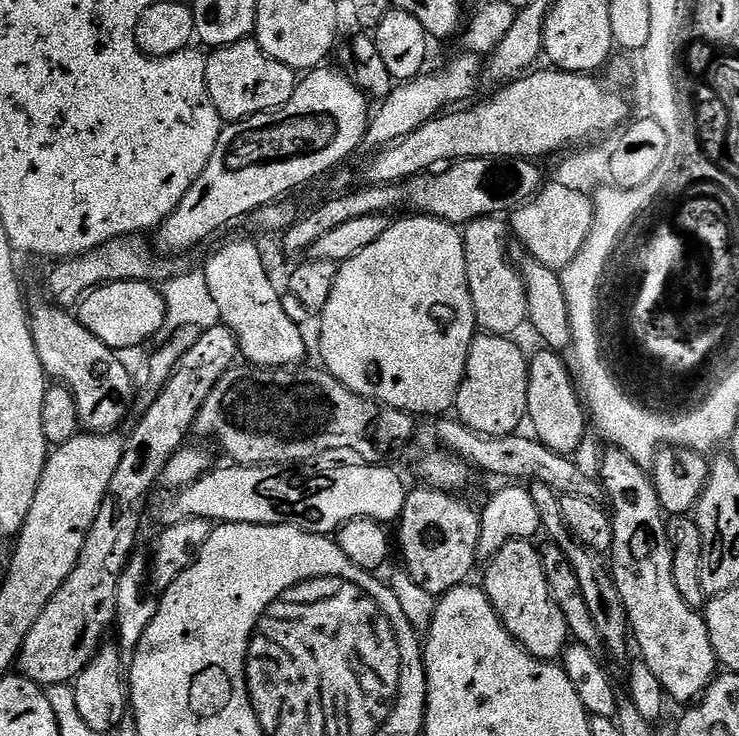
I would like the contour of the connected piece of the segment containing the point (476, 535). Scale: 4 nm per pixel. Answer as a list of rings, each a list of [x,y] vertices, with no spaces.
[[[423,486],[412,488],[406,498],[406,506],[402,510],[398,527],[400,527],[400,540],[398,536],[398,552],[404,555],[403,567],[430,595],[437,598],[449,592],[451,588],[458,588],[469,579],[472,567],[478,563],[476,551],[480,541],[480,512],[472,509],[464,500],[459,500],[459,495],[449,494],[447,491]]]

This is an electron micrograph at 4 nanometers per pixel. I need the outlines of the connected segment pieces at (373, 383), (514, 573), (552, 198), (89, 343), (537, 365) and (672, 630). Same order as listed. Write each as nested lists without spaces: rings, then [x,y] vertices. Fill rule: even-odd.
[[[412,214],[409,220],[389,223],[382,238],[371,246],[366,246],[362,254],[354,254],[354,258],[345,260],[339,265],[334,290],[330,294],[330,302],[326,302],[323,312],[319,313],[320,320],[320,356],[323,367],[331,376],[338,378],[338,382],[346,385],[351,392],[365,396],[368,400],[375,400],[377,404],[386,408],[395,408],[397,412],[407,412],[417,418],[432,416],[440,418],[453,411],[458,390],[464,381],[468,355],[472,349],[472,341],[478,335],[476,322],[476,307],[472,301],[472,291],[468,285],[468,263],[464,249],[464,233],[457,225],[448,224],[444,220],[435,220],[433,216]]]
[[[511,540],[506,542],[506,546],[502,546],[502,550],[498,550],[498,554],[491,557],[490,563],[492,564],[488,568],[488,573],[484,576],[482,581],[482,587],[487,592],[496,612],[500,615],[500,620],[503,621],[508,633],[518,641],[519,644],[531,655],[537,656],[540,660],[551,660],[553,662],[559,661],[564,655],[564,649],[568,647],[570,643],[570,633],[566,626],[566,618],[562,618],[562,610],[558,606],[558,602],[554,602],[554,598],[550,594],[550,582],[546,582],[546,570],[542,570],[542,558],[540,557],[540,548],[535,545],[532,540]]]
[[[557,182],[541,187],[533,200],[521,204],[510,216],[511,231],[528,247],[527,255],[542,262],[542,266],[557,270],[569,267],[574,262],[596,222],[593,197],[578,190],[570,190]]]
[[[45,302],[30,312],[32,337],[45,373],[72,391],[80,427],[88,434],[112,434],[132,408],[132,376],[117,353],[106,346],[71,311]]]
[[[543,350],[531,357],[528,365],[528,415],[536,427],[535,439],[550,450],[563,456],[575,457],[584,444],[584,435],[590,432],[590,420],[586,415],[586,404],[581,389],[574,379],[573,369],[559,352]],[[569,366],[569,369],[568,369]],[[585,416],[585,417],[584,417]]]
[[[609,447],[607,451],[604,461],[600,464],[598,476],[603,483],[607,499],[609,501],[612,499],[612,508],[610,507],[612,580],[618,586],[618,594],[622,594],[622,602],[626,606],[628,615],[630,636],[635,647],[636,644],[640,647],[639,655],[646,662],[646,666],[650,666],[650,671],[654,673],[654,678],[658,678],[665,693],[671,699],[673,696],[678,703],[684,704],[683,706],[688,706],[699,701],[718,672],[718,661],[710,642],[708,622],[697,609],[690,607],[686,598],[682,598],[682,594],[678,594],[678,586],[674,586],[672,542],[668,535],[668,520],[649,469],[638,463],[630,454],[623,452],[621,448]]]

